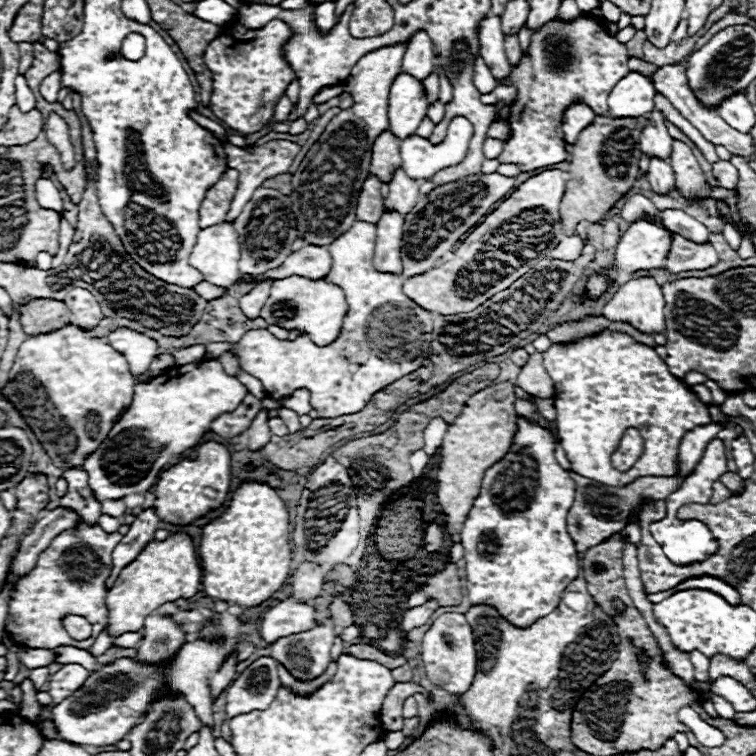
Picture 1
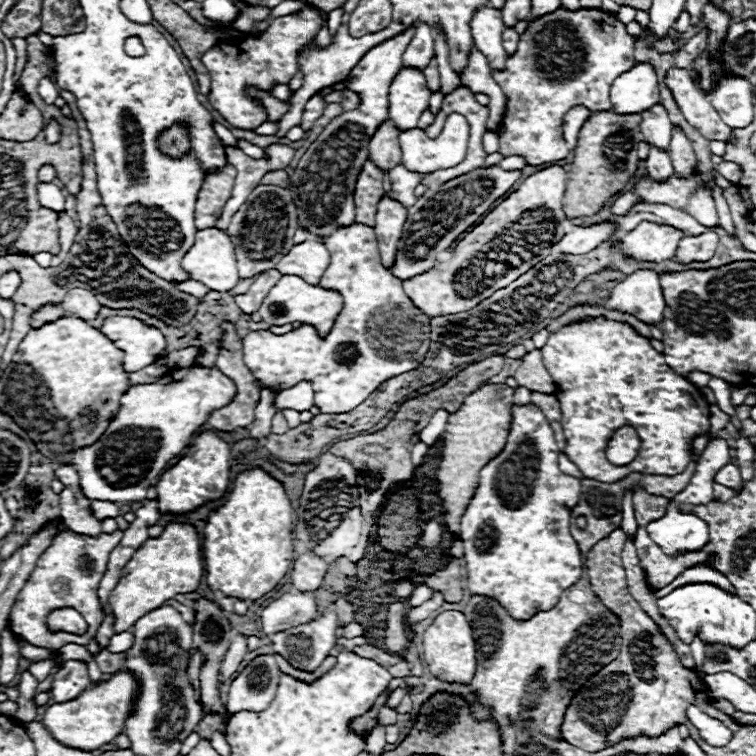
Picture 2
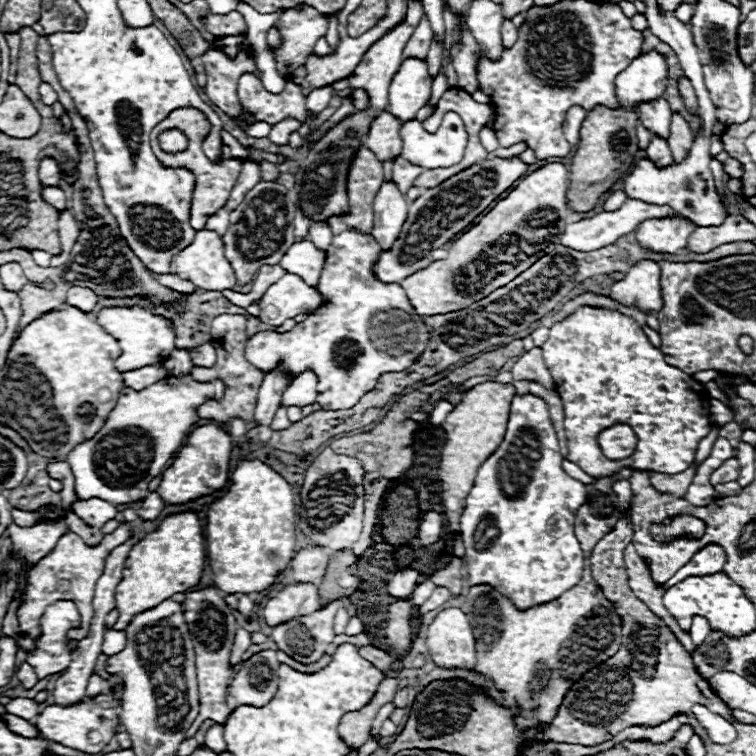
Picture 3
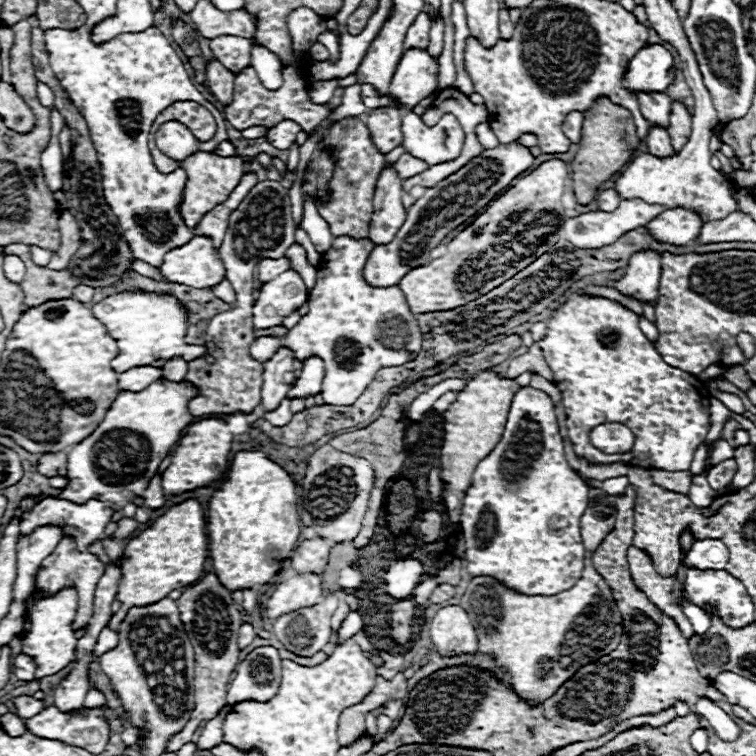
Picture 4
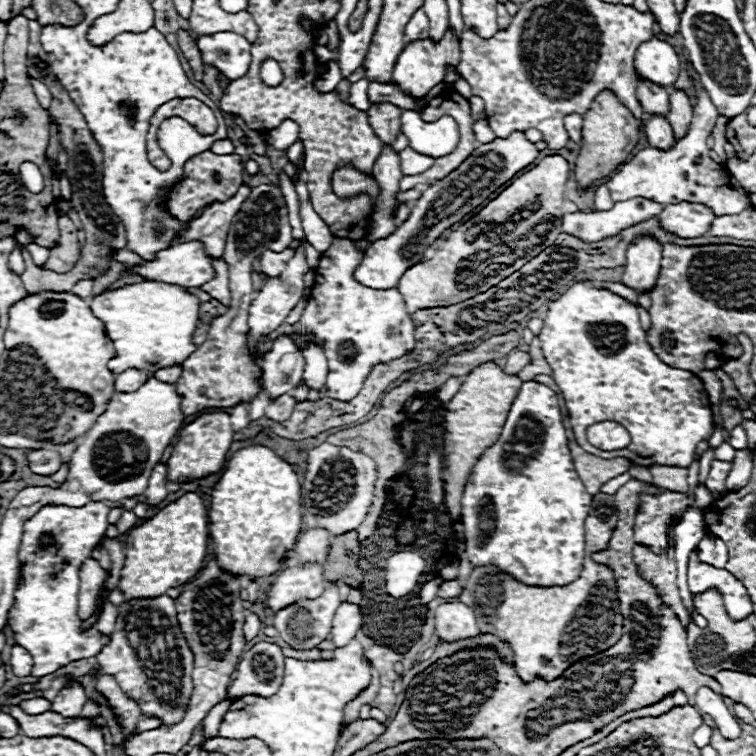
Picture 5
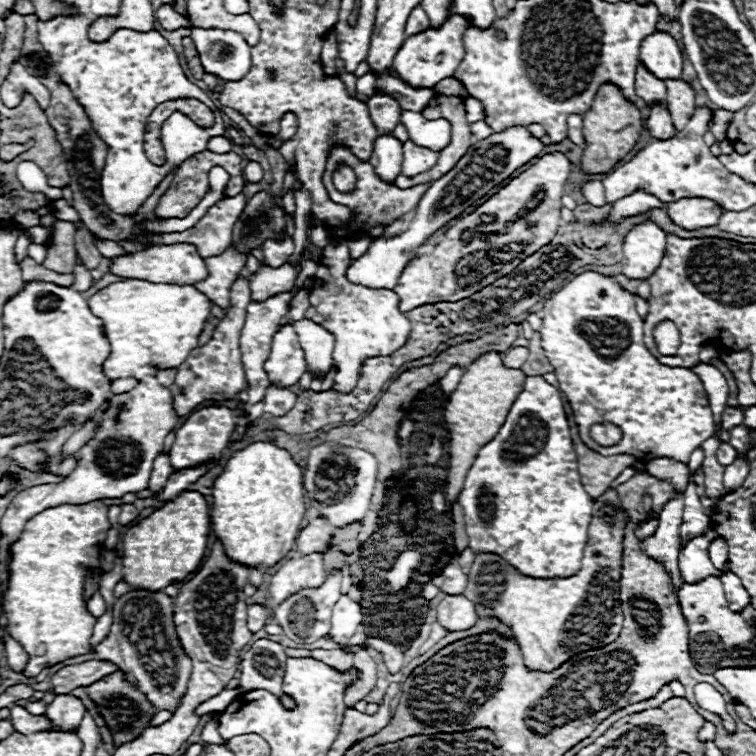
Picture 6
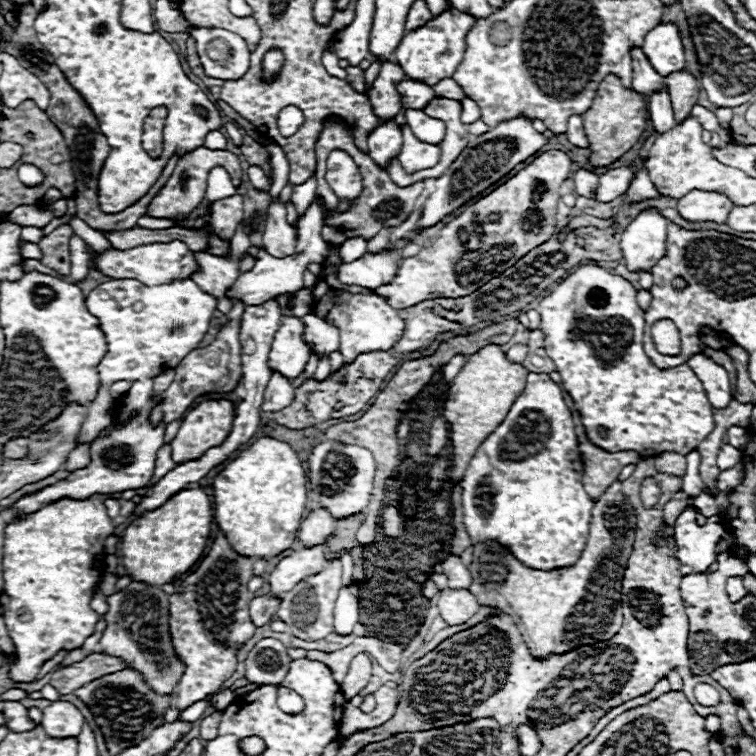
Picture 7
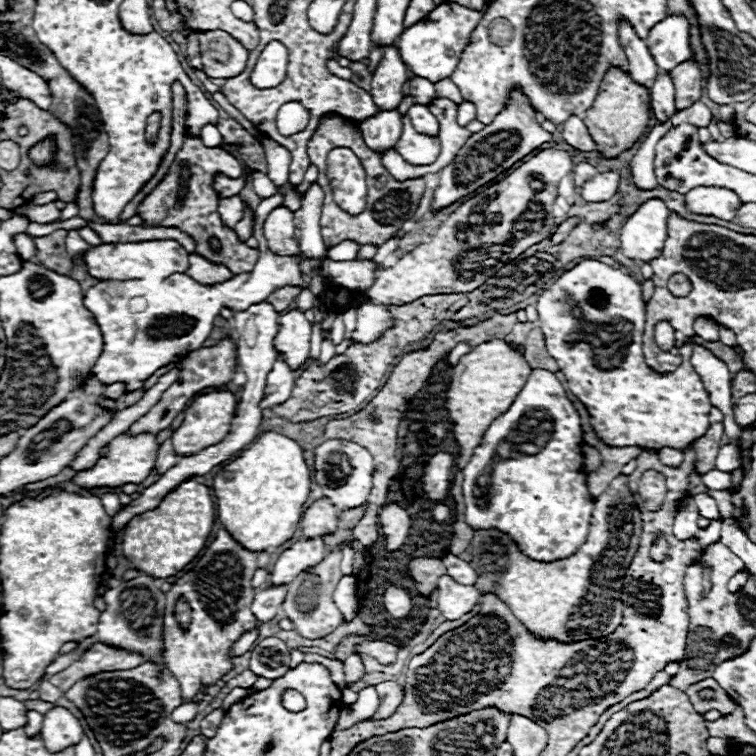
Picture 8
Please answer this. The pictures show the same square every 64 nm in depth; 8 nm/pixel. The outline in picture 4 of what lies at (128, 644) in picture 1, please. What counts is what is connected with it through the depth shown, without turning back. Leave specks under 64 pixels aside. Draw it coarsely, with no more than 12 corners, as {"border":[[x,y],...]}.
{"border":[[102,632],[94,648],[94,656],[118,646],[116,632]]}

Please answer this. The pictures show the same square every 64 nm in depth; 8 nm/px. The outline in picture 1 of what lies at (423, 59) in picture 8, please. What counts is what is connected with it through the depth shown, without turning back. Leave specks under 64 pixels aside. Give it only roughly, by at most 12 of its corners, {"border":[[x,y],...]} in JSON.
{"border":[[398,74],[390,88],[388,120],[408,138],[426,116],[422,82]]}

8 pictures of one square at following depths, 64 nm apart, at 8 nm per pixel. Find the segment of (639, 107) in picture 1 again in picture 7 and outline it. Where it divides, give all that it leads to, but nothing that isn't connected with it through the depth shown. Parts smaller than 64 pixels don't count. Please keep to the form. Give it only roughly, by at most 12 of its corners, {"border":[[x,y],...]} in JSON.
{"border":[[658,24],[642,50],[662,76],[684,70],[674,24]]}

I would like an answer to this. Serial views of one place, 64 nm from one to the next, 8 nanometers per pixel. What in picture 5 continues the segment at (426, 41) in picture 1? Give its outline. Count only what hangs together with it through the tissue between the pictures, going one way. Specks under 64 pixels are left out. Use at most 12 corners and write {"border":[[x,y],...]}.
{"border":[[424,10],[410,18],[406,44],[428,38],[428,18]]}

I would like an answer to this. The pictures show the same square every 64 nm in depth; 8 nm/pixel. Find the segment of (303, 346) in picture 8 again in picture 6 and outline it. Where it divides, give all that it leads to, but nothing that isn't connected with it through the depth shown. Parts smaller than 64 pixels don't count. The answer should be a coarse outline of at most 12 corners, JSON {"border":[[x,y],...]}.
{"border":[[292,326],[274,334],[268,380],[294,386],[306,358]]}

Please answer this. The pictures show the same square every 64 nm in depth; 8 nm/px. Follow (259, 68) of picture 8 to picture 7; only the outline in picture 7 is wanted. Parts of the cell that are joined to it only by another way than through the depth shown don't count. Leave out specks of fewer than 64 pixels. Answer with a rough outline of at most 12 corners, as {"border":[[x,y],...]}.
{"border":[[270,50],[264,56],[264,66],[270,72],[282,68],[282,52]]}

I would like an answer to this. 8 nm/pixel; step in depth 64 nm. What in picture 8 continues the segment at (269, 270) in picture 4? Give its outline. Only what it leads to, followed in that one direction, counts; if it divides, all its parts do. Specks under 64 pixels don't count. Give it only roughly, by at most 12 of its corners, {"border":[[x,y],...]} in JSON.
{"border":[[274,208],[263,231],[270,252],[296,256],[294,214]]}

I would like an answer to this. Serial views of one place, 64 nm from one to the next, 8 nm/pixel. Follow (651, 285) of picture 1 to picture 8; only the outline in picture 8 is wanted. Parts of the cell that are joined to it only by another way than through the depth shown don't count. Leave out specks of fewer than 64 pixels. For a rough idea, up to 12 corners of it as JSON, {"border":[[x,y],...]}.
{"border":[[644,202],[622,226],[630,260],[652,262],[666,242],[668,208]]}

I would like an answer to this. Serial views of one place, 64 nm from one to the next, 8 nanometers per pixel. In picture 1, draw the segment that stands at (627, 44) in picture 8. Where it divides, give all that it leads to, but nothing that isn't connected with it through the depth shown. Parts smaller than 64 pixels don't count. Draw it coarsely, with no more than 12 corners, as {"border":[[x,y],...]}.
{"border":[[658,110],[640,134],[640,150],[650,158],[672,154],[672,138]]}

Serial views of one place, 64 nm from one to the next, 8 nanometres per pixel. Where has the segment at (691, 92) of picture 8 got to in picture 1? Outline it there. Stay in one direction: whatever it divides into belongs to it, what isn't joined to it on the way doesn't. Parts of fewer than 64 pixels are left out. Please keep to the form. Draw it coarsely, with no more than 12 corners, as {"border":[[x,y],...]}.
{"border":[[674,140],[670,166],[682,198],[727,202],[737,226],[736,190],[710,186],[688,144]]}

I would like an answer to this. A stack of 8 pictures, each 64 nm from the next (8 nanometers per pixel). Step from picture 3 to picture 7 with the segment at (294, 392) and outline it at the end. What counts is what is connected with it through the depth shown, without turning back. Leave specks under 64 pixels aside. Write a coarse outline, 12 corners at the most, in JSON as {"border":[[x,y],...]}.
{"border":[[302,318],[304,342],[322,358],[340,346],[338,330],[320,318]]}

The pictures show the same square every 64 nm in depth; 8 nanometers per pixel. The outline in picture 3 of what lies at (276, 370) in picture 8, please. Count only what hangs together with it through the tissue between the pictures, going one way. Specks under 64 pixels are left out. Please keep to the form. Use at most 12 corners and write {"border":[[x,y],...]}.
{"border":[[280,406],[272,418],[272,430],[290,426],[286,408]]}

